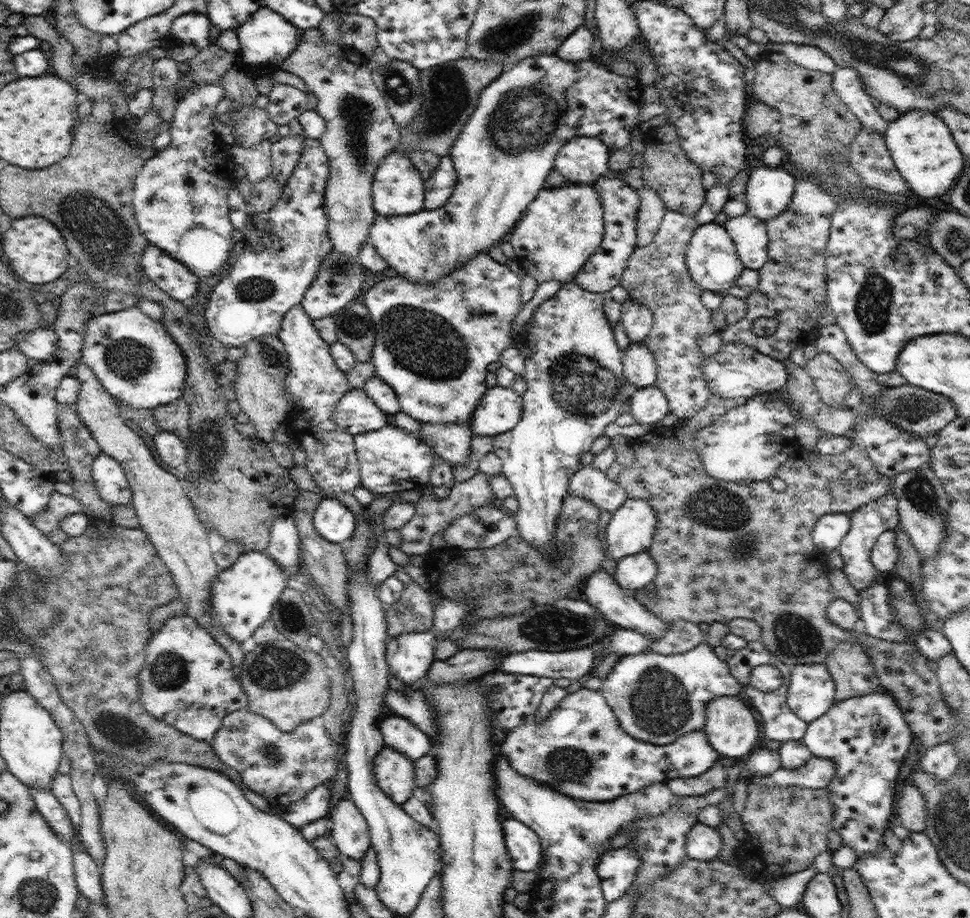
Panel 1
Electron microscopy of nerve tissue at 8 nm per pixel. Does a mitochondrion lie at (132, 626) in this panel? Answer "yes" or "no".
no

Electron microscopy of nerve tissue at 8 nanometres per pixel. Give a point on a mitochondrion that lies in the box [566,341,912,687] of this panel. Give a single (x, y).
(716, 507)

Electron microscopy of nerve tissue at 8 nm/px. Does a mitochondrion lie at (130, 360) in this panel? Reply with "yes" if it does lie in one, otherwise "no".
yes

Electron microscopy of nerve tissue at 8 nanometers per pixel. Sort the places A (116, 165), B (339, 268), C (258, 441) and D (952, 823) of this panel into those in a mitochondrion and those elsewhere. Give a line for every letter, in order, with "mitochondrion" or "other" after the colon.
A: other
B: mitochondrion
C: other
D: mitochondrion

